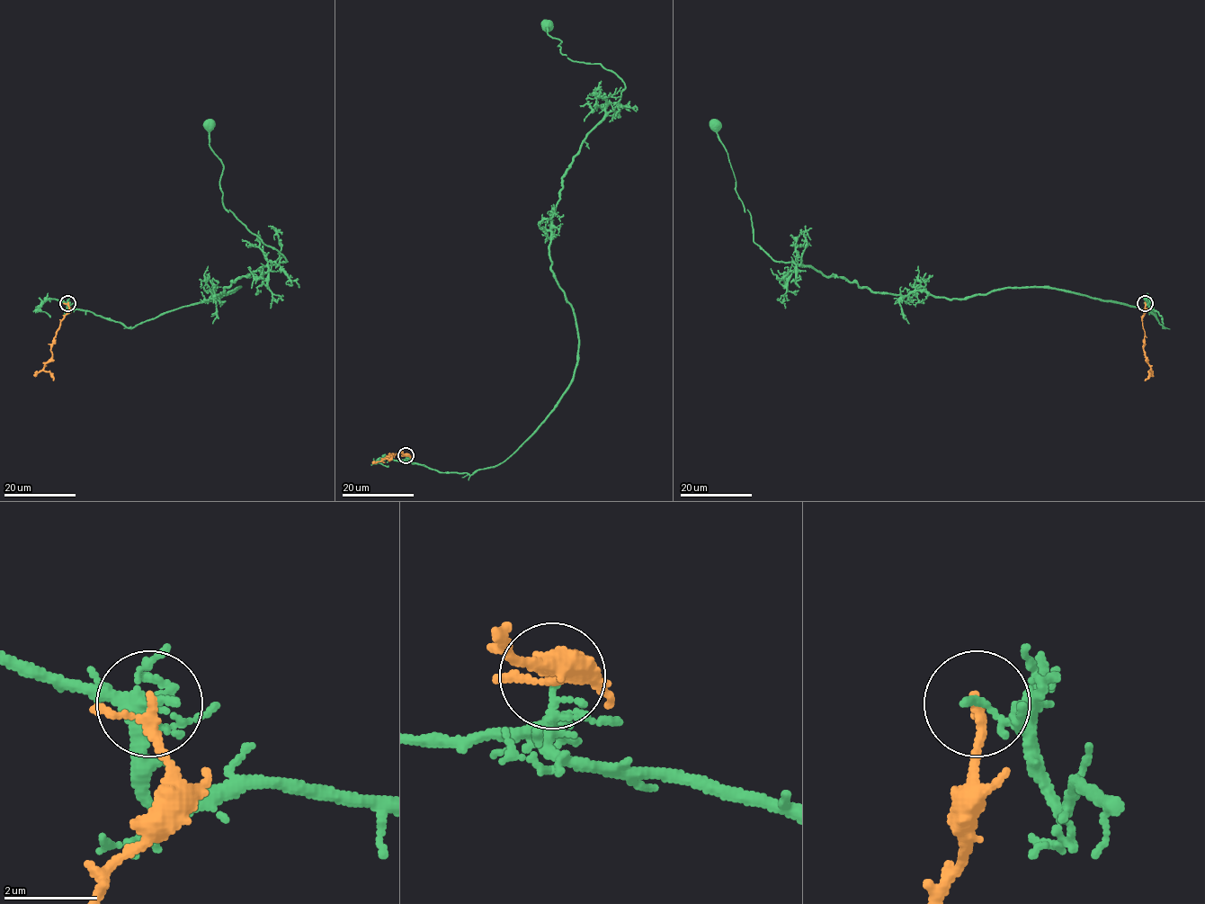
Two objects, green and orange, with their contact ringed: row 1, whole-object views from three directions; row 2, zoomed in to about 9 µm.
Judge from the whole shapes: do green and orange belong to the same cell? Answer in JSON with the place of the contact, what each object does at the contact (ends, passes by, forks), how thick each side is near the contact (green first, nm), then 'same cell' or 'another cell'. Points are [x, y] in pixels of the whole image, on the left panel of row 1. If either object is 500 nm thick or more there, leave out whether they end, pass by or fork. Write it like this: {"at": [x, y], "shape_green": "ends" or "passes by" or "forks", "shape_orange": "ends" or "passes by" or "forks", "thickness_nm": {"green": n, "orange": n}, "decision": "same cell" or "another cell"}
{"at": [67, 303], "shape_green": "ends", "shape_orange": "passes by", "thickness_nm": {"green": 180, "orange": 160}, "decision": "another cell"}

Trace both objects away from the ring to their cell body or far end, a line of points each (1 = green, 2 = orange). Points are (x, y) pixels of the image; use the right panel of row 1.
1: (1145, 302), (1164, 327), (1151, 312), (1055, 287), (903, 295), (774, 261), (754, 242), (716, 124)
2: (1145, 302), (1142, 322), (1144, 350), (1150, 367), (1145, 380)

